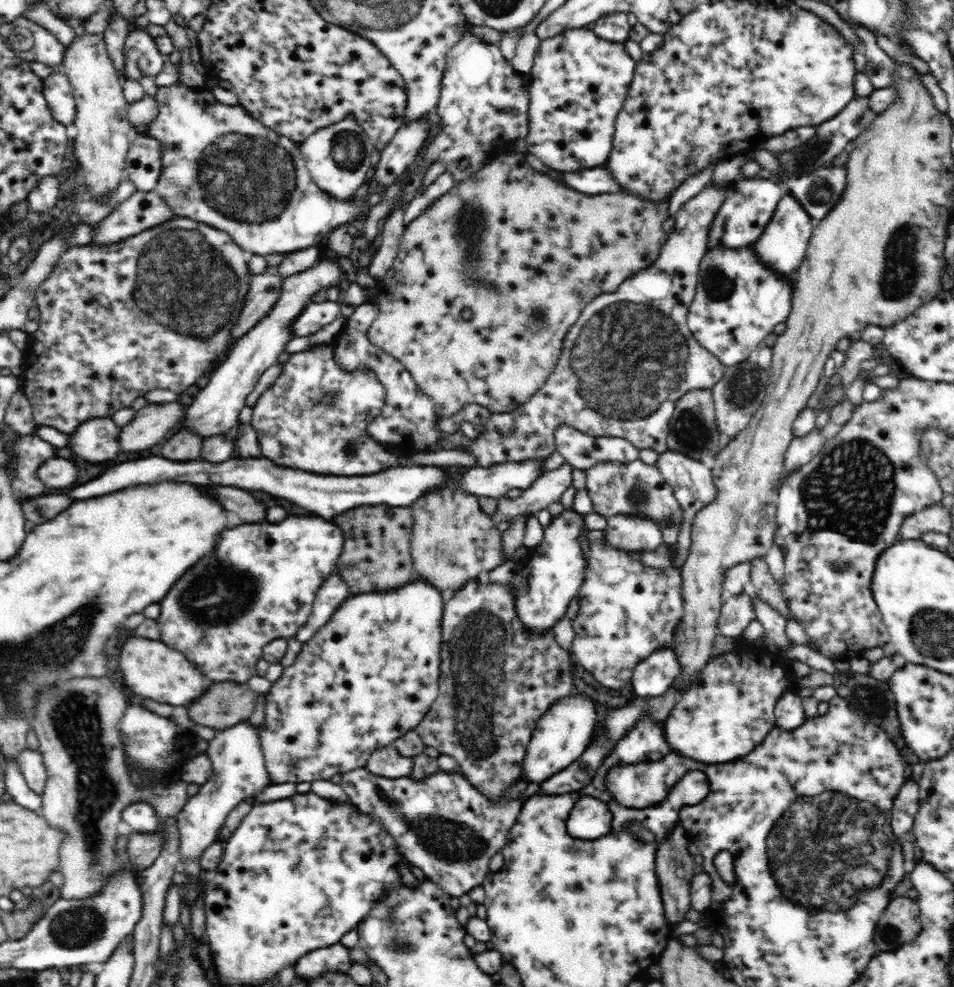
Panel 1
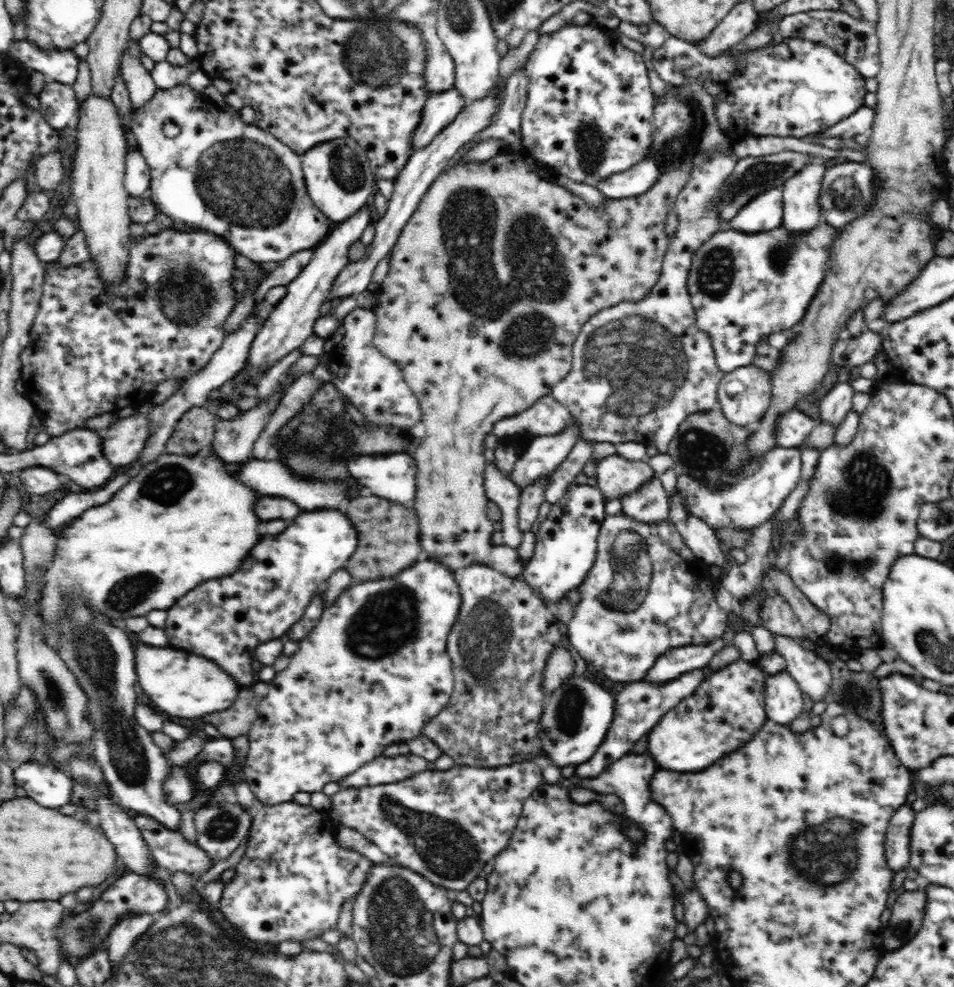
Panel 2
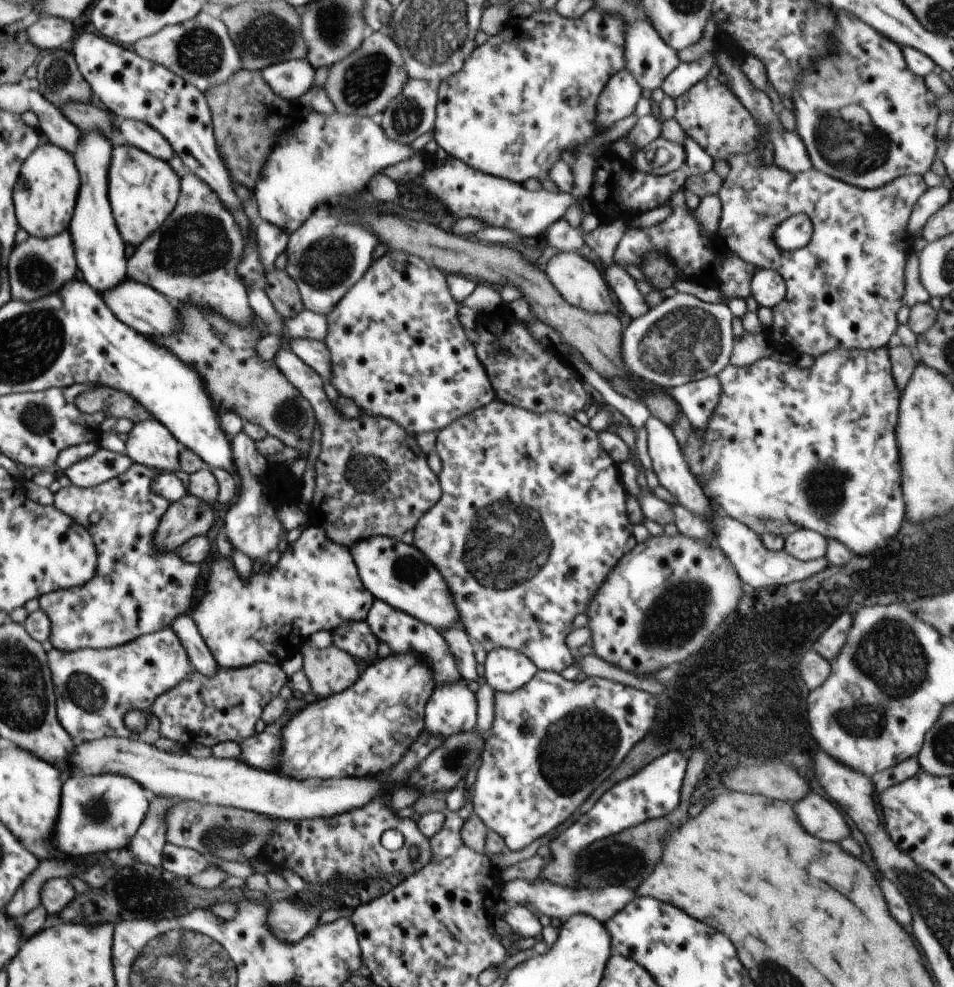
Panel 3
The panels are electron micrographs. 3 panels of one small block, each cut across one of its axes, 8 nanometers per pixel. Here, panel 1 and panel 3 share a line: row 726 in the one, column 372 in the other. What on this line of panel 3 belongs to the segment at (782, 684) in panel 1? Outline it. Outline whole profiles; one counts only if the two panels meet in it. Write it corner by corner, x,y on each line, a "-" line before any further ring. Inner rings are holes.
394,653
363,666
360,678
350,688
327,698
312,698
301,713
291,717
281,732
283,754
276,772
296,780
376,776
394,766
420,736
425,728
425,706
436,686
433,668
416,653

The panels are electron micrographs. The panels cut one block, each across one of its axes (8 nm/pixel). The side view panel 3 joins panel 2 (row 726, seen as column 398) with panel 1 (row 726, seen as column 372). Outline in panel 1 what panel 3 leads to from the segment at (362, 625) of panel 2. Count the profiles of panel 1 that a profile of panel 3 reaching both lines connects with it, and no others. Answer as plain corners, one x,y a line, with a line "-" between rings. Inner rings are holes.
418,577
412,582
398,587
398,590
393,588
386,591
368,591
364,594
353,595
352,598
348,598
340,604
338,610
332,614
332,618
324,626
321,626
307,643
303,643
296,660
290,666
284,667
282,676
271,684
265,698
265,722
259,732
259,741
271,784
286,784
286,782
302,784
302,782
314,782
314,780
330,780
334,774
342,775
356,770
356,768
362,768
374,750
389,746
396,738
404,736
420,724
439,692
441,628
444,610
441,593
432,583

